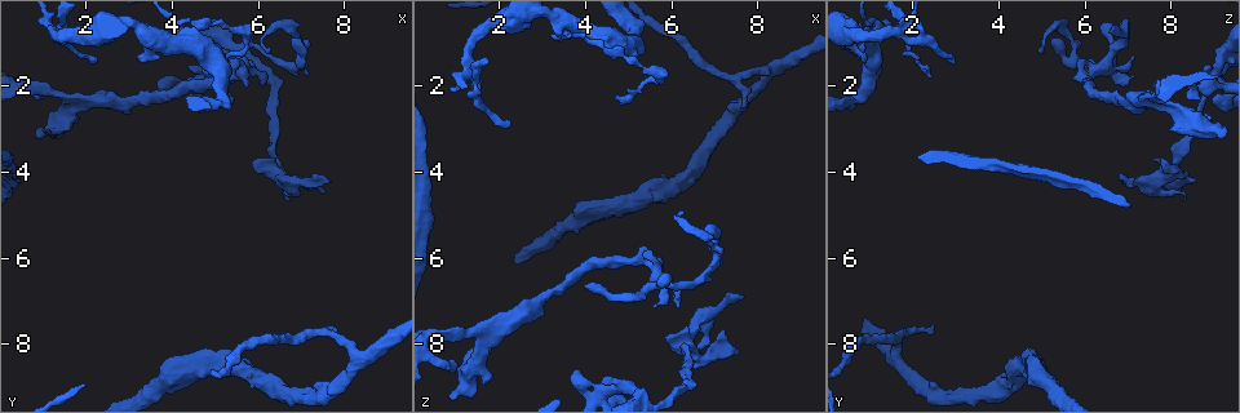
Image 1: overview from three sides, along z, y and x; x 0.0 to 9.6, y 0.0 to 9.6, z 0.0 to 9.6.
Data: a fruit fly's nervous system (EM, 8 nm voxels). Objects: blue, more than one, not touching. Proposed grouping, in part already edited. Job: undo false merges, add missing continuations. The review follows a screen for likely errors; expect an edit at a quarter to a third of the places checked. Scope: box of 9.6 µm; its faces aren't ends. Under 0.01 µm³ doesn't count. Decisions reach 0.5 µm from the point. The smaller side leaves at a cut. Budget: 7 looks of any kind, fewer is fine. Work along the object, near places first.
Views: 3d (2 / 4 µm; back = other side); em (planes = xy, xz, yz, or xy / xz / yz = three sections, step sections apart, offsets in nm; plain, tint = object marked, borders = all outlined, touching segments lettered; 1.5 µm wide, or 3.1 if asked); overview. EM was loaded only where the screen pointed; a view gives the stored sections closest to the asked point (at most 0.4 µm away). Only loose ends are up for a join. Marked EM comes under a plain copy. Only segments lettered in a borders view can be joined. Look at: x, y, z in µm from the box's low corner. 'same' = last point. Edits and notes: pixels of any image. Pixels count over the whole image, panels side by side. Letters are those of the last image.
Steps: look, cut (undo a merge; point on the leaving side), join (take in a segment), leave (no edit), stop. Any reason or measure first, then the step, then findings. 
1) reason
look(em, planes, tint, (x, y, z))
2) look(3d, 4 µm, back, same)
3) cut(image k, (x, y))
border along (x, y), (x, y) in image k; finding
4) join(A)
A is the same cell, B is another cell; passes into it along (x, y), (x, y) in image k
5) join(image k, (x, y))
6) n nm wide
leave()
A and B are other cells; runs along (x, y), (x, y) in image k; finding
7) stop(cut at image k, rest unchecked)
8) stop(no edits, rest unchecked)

branch stops here
look(3d, 2 µm, (7.60, 4.25, 6.95))

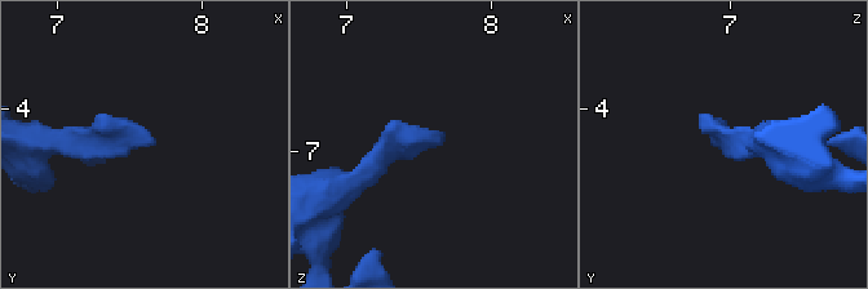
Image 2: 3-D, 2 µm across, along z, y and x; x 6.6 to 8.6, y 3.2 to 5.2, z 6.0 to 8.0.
look(em, planes, borders, (7.66, 4.24, 6.88))

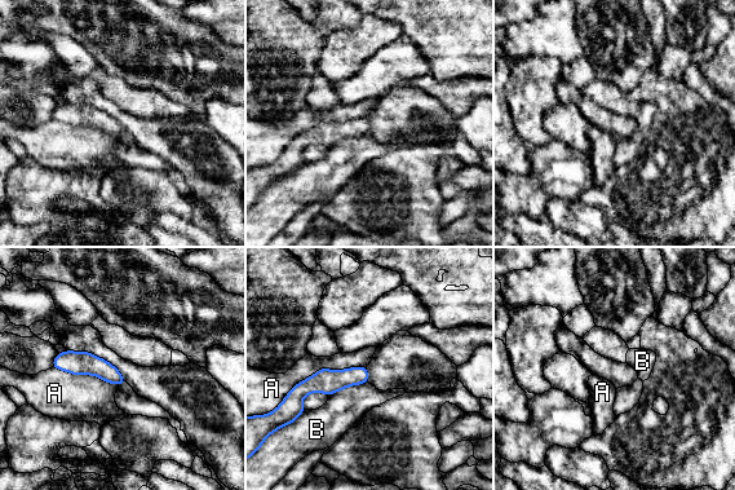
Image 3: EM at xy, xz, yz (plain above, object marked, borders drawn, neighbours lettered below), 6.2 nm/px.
leave()
A and B are other cells; none of them fits

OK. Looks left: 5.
a fork
look(3d, 2 µm, (1.45, 0.90, 2.20))

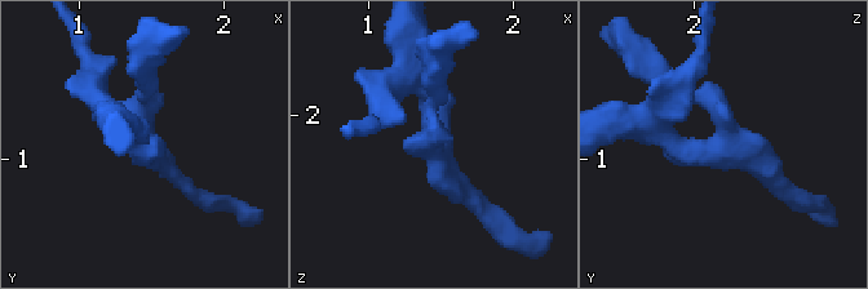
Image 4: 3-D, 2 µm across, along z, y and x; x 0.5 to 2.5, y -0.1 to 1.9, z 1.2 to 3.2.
look(em, xy, step 4, tint, (1.48, 0.88, 2.16))

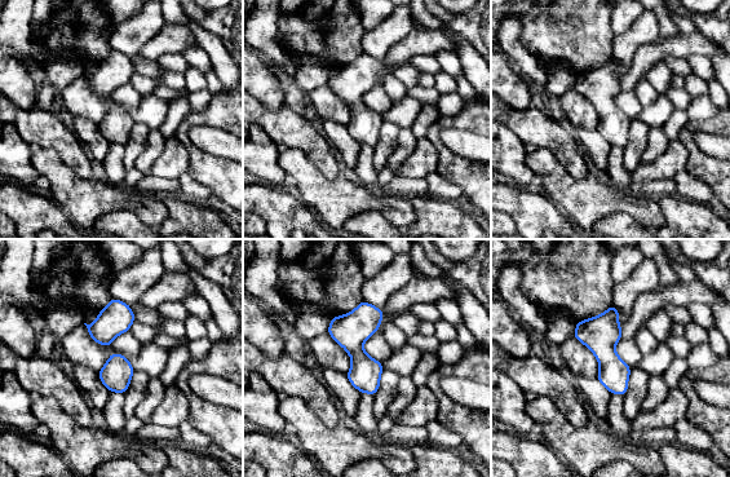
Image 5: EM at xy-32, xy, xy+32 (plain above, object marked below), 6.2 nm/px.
look(em, planes, borders, same)

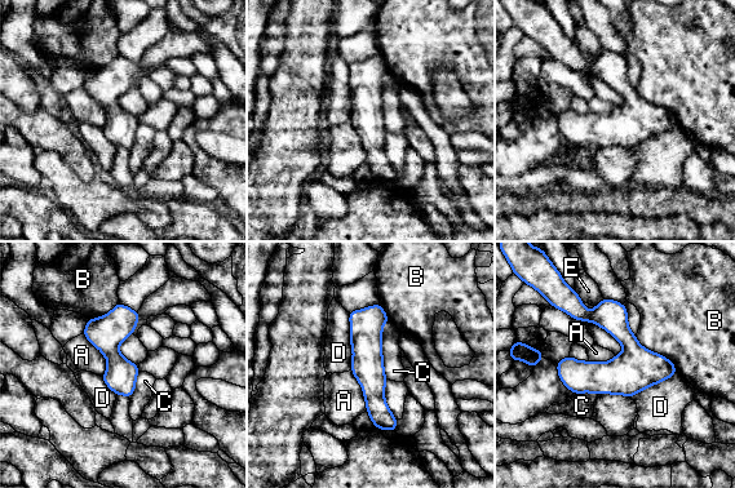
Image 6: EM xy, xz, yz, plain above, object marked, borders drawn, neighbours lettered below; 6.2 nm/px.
leave()
A, B, C, D and E are other cells; border along (83, 332), (106, 360), (102, 376) in image 6; one cell here

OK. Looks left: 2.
stop(no edits, rest unchecked)

